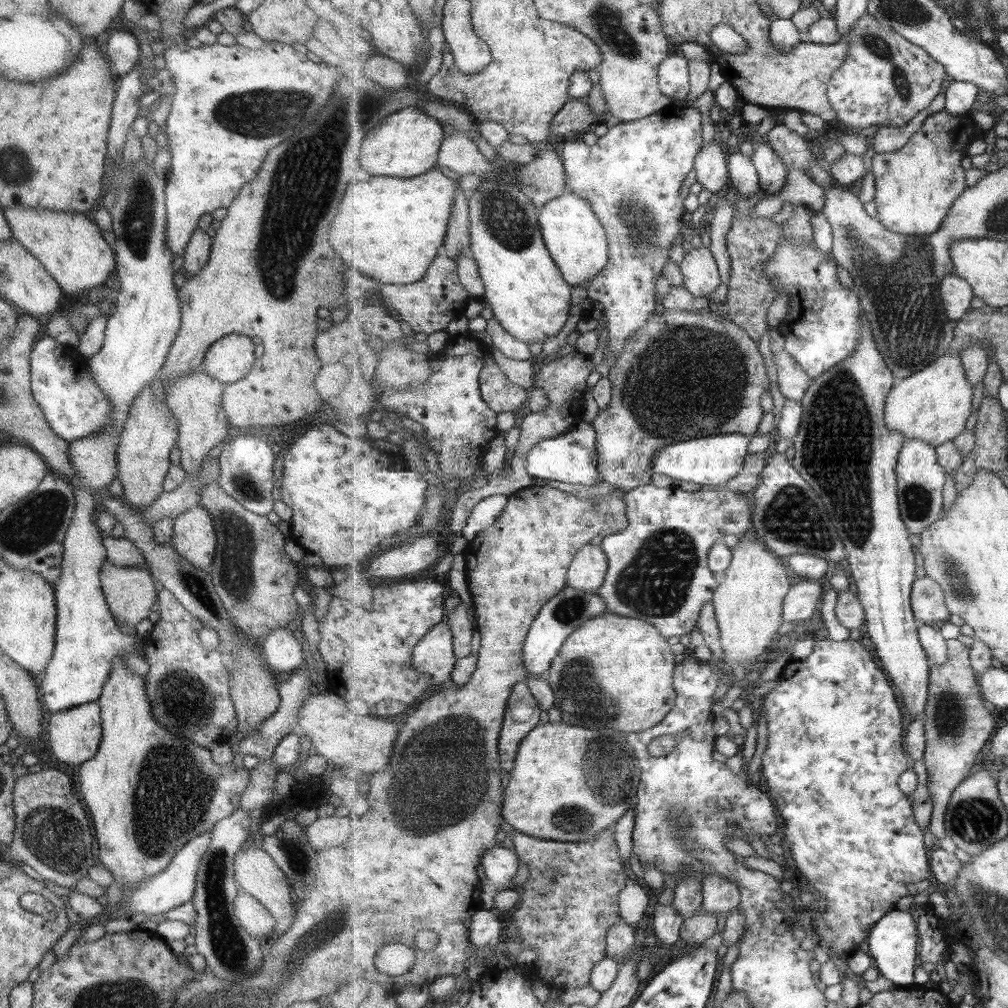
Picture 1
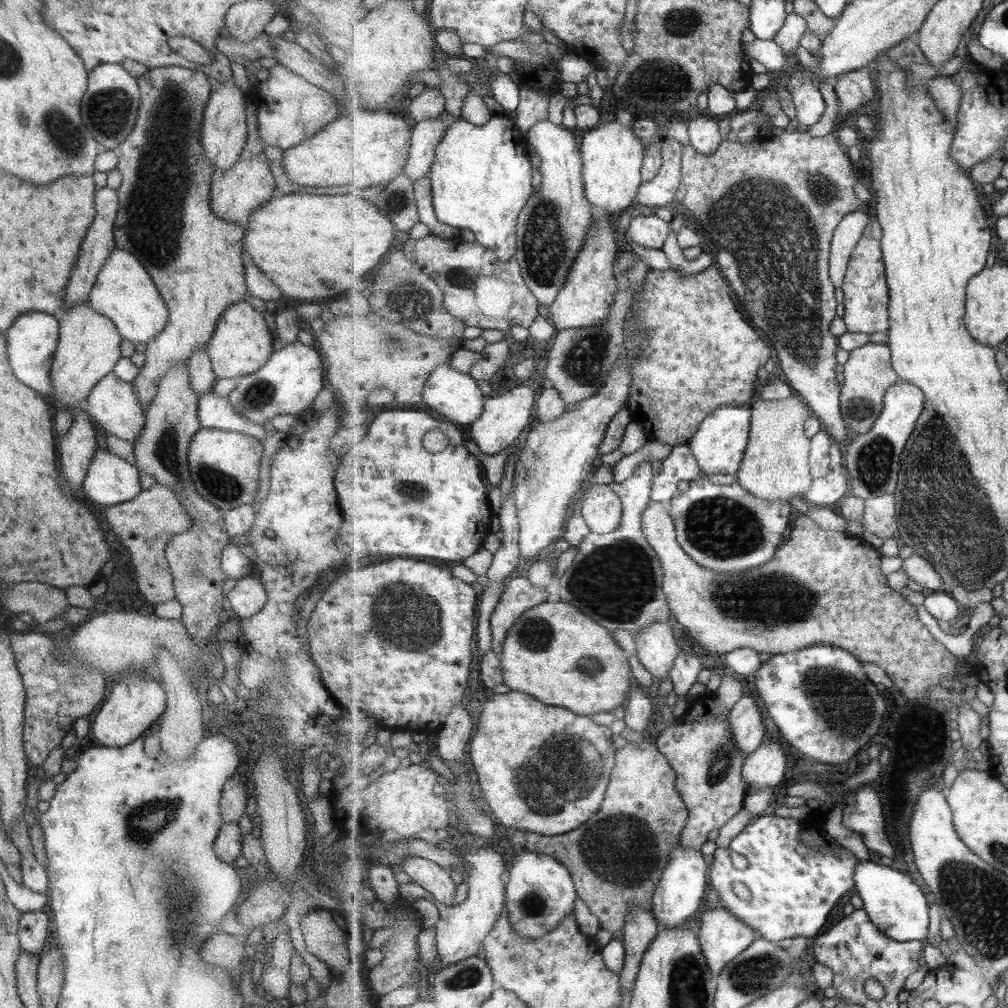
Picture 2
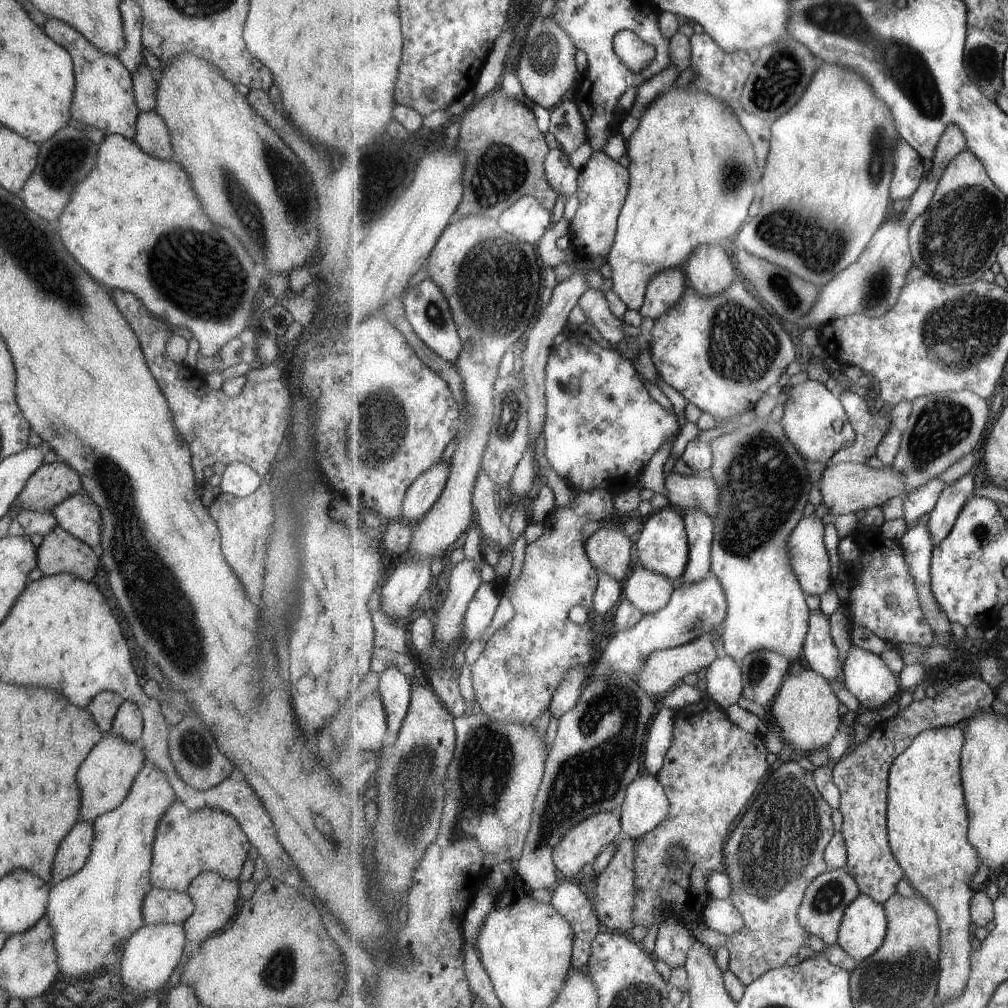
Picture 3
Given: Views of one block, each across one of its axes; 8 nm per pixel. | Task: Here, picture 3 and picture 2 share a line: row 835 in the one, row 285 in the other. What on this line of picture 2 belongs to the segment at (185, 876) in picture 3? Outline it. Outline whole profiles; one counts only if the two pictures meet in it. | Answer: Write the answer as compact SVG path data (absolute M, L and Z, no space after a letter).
M173 64L147 68L136 81L140 104L134 128L116 148L116 168L121 175L121 182L116 189L119 205L113 234L116 247L129 251L147 271L168 311L163 331L146 343L144 366L130 382L131 386L135 386L134 392L144 408L157 393L159 379L169 368L186 364L193 351L205 349L219 315L229 305L246 300L248 295L240 258L245 228L233 221L219 219L209 207L209 184L214 170L203 159L199 132L203 108L215 88L214 80L205 73Z

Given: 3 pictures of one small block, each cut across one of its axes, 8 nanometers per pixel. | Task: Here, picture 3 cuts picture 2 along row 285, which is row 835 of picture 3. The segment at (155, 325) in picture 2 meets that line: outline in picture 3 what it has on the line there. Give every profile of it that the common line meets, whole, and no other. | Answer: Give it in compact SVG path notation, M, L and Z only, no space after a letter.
M147 756L134 776L121 804L93 822L91 852L83 868L50 885L44 916L53 932L59 973L89 976L104 966L105 956L121 938L129 938L143 925L181 924L194 910L187 893L153 887L150 883L152 846L157 824L176 796L167 778Z

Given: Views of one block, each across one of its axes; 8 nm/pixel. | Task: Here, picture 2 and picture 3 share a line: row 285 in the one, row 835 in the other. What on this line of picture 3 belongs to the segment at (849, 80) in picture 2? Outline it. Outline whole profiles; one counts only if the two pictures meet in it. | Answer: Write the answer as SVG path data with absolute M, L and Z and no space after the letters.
M787 761L766 777L757 800L741 820L739 828L733 830L729 844L725 844L725 868L733 888L730 900L745 920L743 930L728 935L725 945L729 950L729 968L745 986L769 970L785 966L791 956L799 954L799 950L807 946L811 934L800 921L801 902L809 884L829 869L825 851L836 835L831 814L833 809L815 786L813 771L803 768L797 761Z

